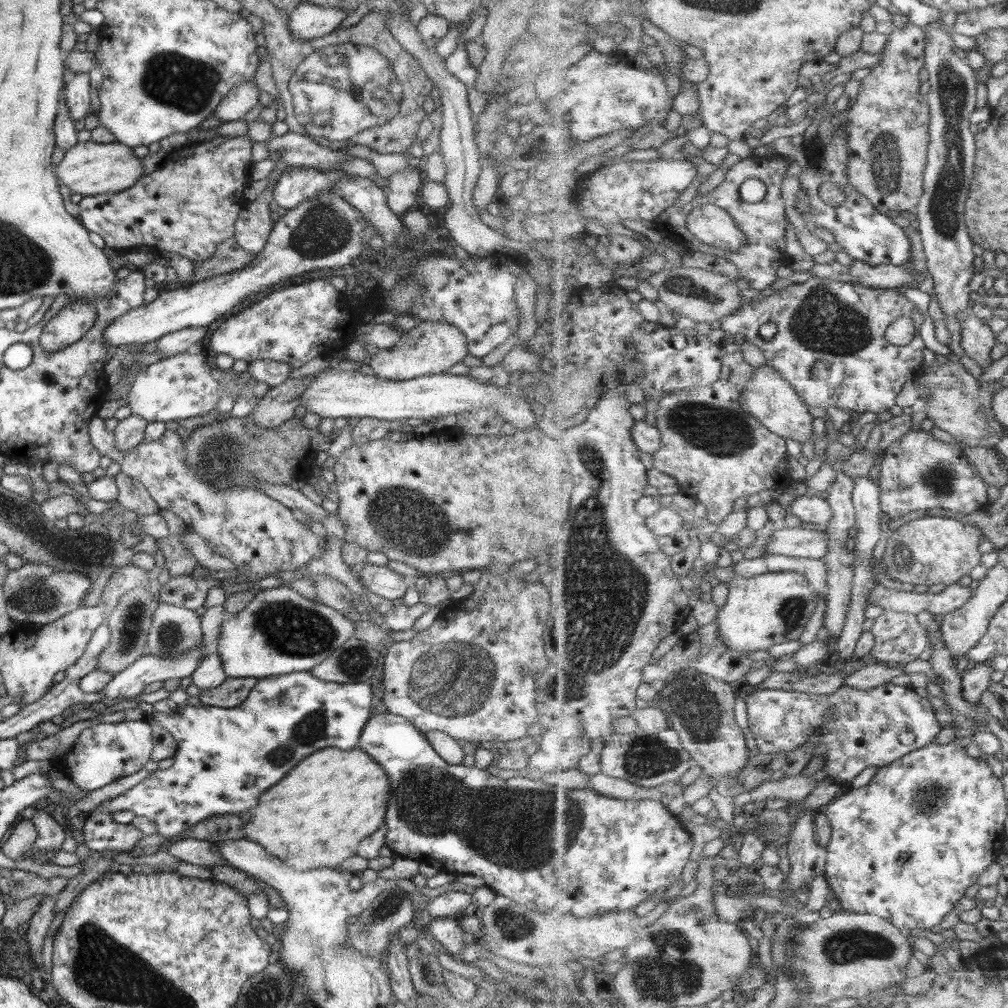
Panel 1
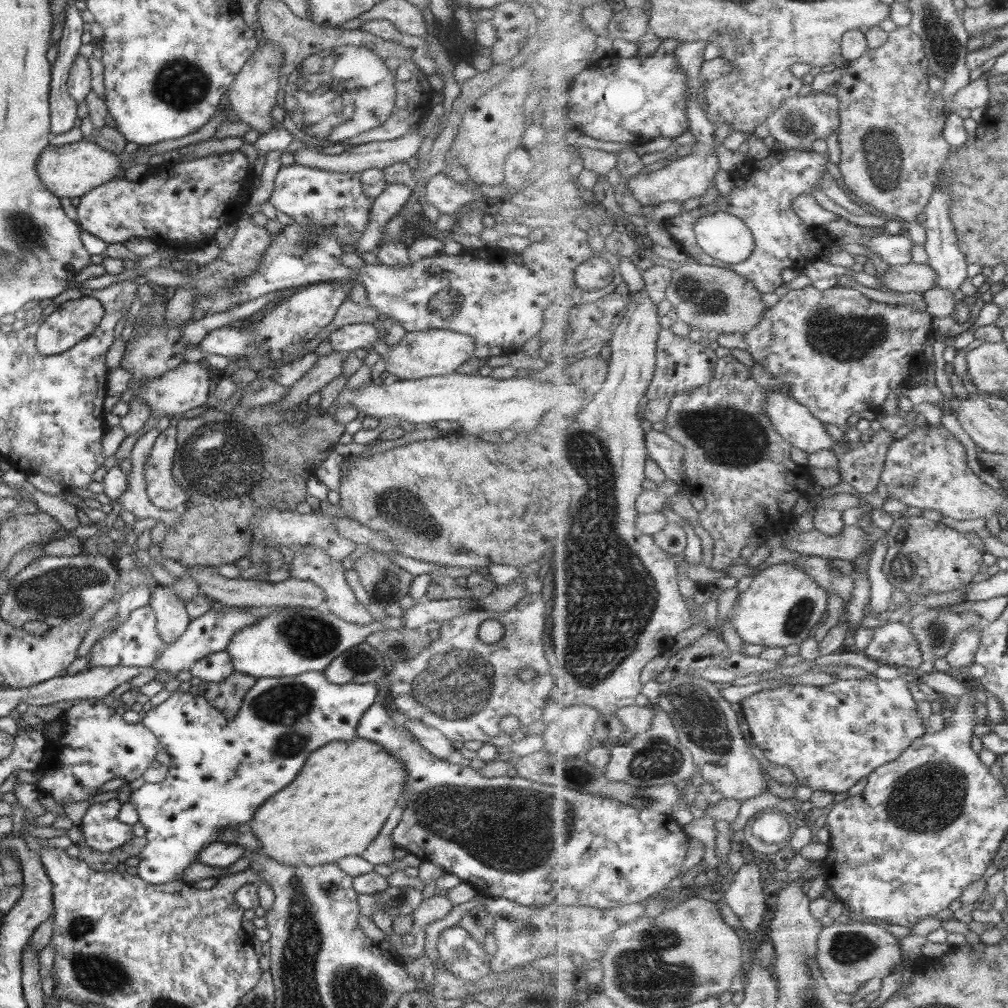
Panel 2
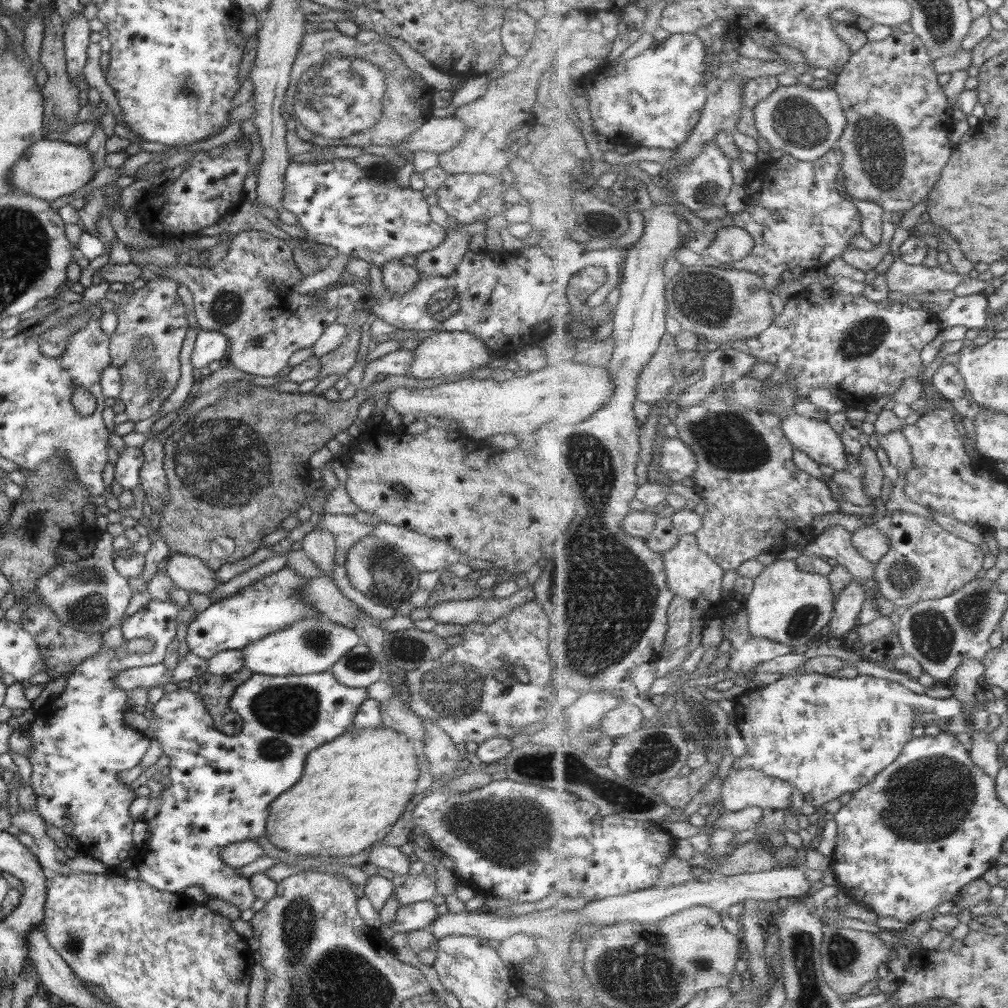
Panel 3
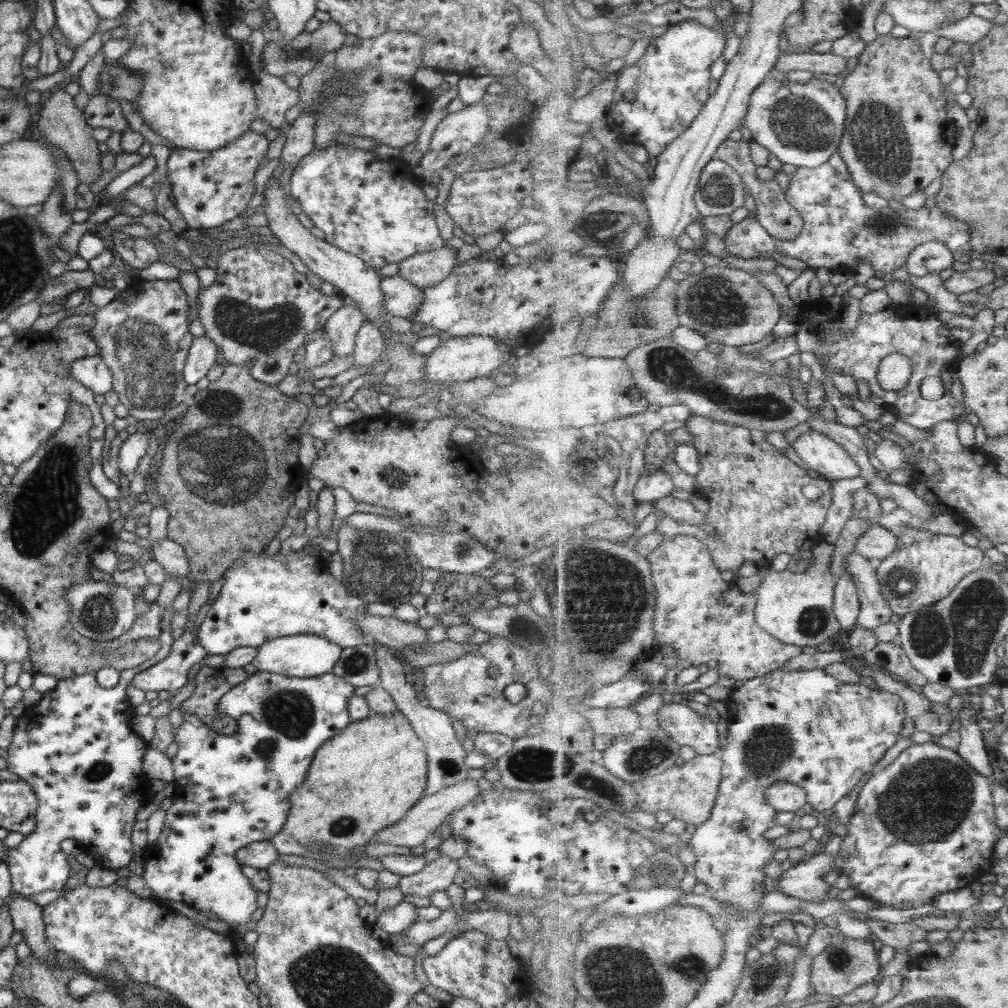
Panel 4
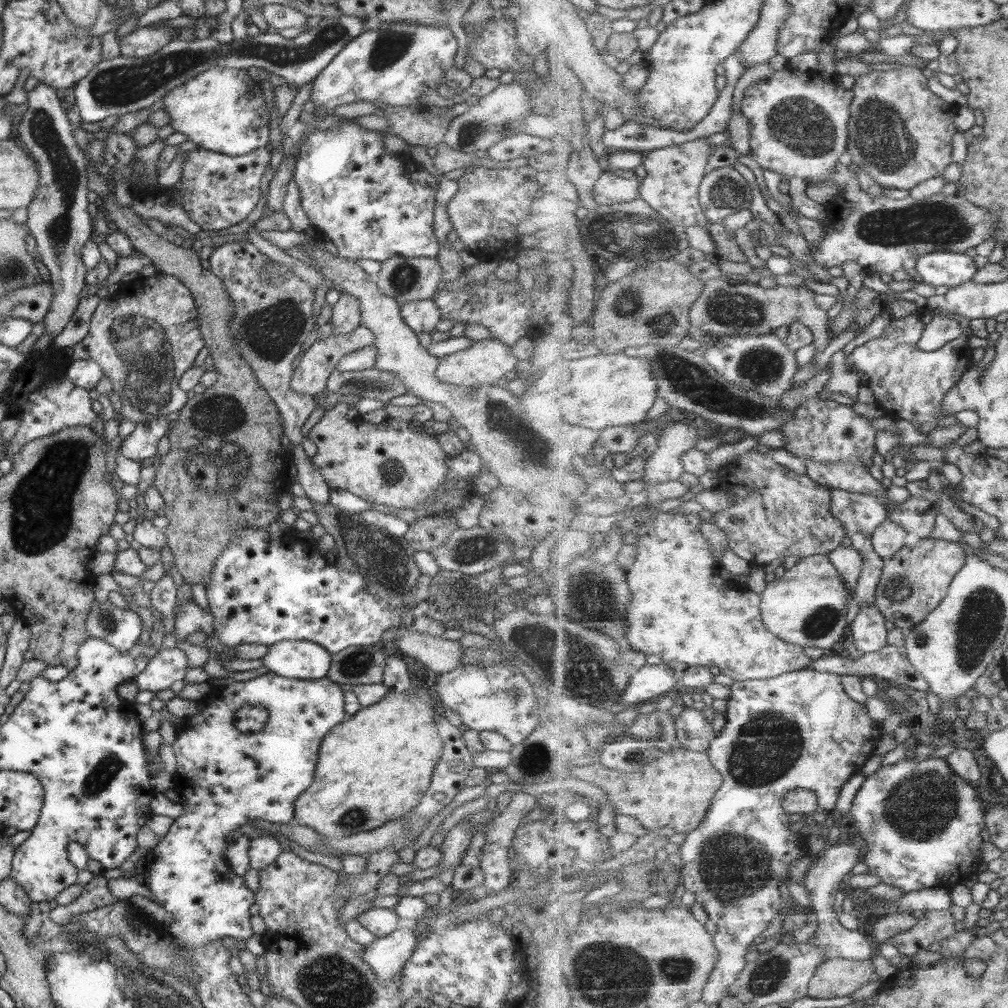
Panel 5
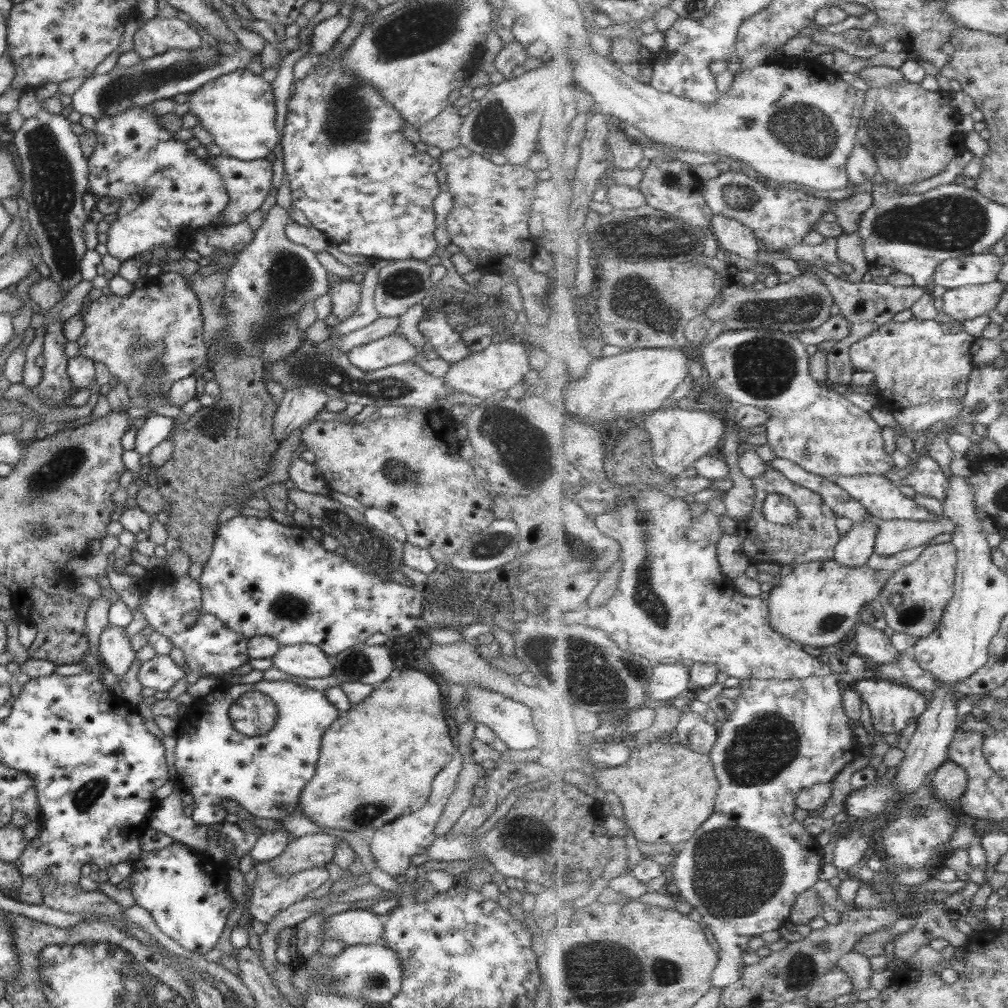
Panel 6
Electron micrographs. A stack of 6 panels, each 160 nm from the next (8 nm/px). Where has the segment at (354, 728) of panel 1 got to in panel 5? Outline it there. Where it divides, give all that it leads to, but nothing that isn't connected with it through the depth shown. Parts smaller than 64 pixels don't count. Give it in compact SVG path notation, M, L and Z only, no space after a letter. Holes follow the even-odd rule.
M268 672L246 682L213 687L202 703L203 708L191 715L189 724L176 734L171 744L176 760L174 779L183 799L181 806L184 811L174 818L164 837L149 851L143 865L143 883L151 892L149 900L171 914L172 923L165 929L180 946L199 948L223 937L247 942L247 938L253 936L247 908L254 903L255 896L223 858L225 834L239 831L239 825L257 818L275 824L293 821L295 799L313 780L321 739L333 726L347 718L343 710L343 695L339 686L326 677L301 681ZM243 705L263 705L267 709L268 721L261 732L239 734L233 728L233 713Z

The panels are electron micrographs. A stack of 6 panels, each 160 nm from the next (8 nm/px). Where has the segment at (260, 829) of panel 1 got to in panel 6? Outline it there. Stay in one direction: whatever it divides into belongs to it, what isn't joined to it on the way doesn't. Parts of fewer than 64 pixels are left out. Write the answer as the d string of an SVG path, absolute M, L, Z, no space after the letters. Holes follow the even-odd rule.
M401 668L401 671L396 671L395 674L397 678L393 678L391 675L382 683L377 684L373 692L369 693L365 700L352 704L346 711L342 711L337 718L333 719L333 722L322 734L315 772L309 779L309 782L305 783L298 800L301 812L320 828L339 828L347 832L355 831L358 828L374 829L378 826L383 826L385 823L393 822L393 819L396 819L398 816L419 810L427 802L430 795L433 777L451 761L451 754L455 749L447 733L447 724L443 717L444 707L441 704L441 693L439 686L437 686L439 682L435 682L429 672L413 670L413 668Z

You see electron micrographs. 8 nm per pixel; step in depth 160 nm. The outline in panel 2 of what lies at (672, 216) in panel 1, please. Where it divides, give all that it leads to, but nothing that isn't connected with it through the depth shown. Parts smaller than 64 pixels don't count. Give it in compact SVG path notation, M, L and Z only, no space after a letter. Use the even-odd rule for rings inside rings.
M786 149L784 151L776 151L773 152L767 159L763 159L762 161L759 161L757 163L757 166L753 166L753 164L749 164L749 166L742 165L734 174L732 180L734 181L733 190L731 190L731 193L725 197L718 196L718 198L713 202L710 206L705 206L705 208L699 206L696 209L689 211L689 212L682 212L680 215L670 218L667 221L663 222L664 228L671 234L673 240L676 242L676 244L679 244L681 247L684 248L686 253L696 262L696 263L704 263L707 265L715 264L715 260L713 260L712 256L709 256L707 253L704 252L704 250L701 248L701 245L698 244L698 240L696 238L696 232L694 231L694 226L696 225L696 222L703 217L703 214L709 215L711 213L715 213L717 211L724 211L730 214L733 214L737 216L738 218L741 218L747 226L751 229L751 232L754 234L754 239L756 240L756 247L754 248L754 251L751 253L751 256L747 258L747 260L744 260L744 262L739 262L739 264L730 264L727 263L727 266L725 268L729 268L729 270L737 272L738 274L741 274L741 276L746 277L747 280L754 282L755 288L759 290L760 293L767 294L767 292L775 292L783 281L781 281L781 272L783 270L787 269L797 269L801 270L803 269L807 264L813 263L814 261L819 260L820 257L824 257L823 255L819 256L818 254L813 254L811 243L809 242L809 239L807 238L806 232L809 228L813 228L817 231L820 231L820 234L823 236L824 241L830 241L831 238L829 238L829 234L827 234L827 231L830 230L830 227L825 226L825 228L817 228L817 227L810 227L808 224L805 224L803 222L803 219L793 210L793 203L795 203L795 199L801 195L811 195L813 193L813 190L815 190L815 187L817 185L819 186L821 184L821 180L823 180L823 172L825 172L827 168L827 158L823 156L823 154L819 154L819 152L813 152L813 151L801 151L796 149Z

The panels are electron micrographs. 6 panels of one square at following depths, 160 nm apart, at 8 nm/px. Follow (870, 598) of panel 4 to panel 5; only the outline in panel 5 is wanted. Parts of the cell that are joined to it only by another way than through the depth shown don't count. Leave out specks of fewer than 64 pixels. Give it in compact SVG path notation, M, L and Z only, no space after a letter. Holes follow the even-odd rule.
M861 604L859 615L849 625L856 649L871 653L887 647L889 642L885 621L887 618L881 613L877 604Z

